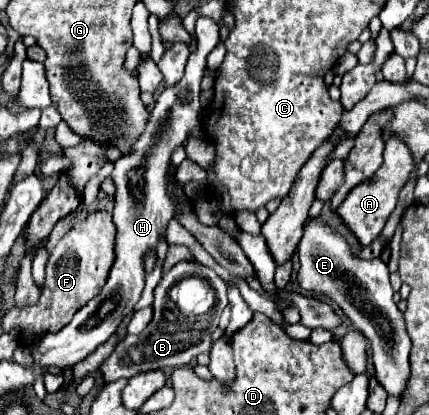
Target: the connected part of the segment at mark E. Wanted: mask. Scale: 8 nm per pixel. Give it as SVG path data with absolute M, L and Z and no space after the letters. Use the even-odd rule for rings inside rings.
M318 218L310 220L304 228L304 236L298 246L300 256L300 286L316 296L328 296L340 310L352 320L354 328L364 332L372 344L372 364L376 368L376 380L380 386L402 396L402 388L408 378L408 356L412 342L406 334L404 316L392 300L392 286L388 278L388 266L380 258L360 260L350 256L350 248L342 236L322 224Z

